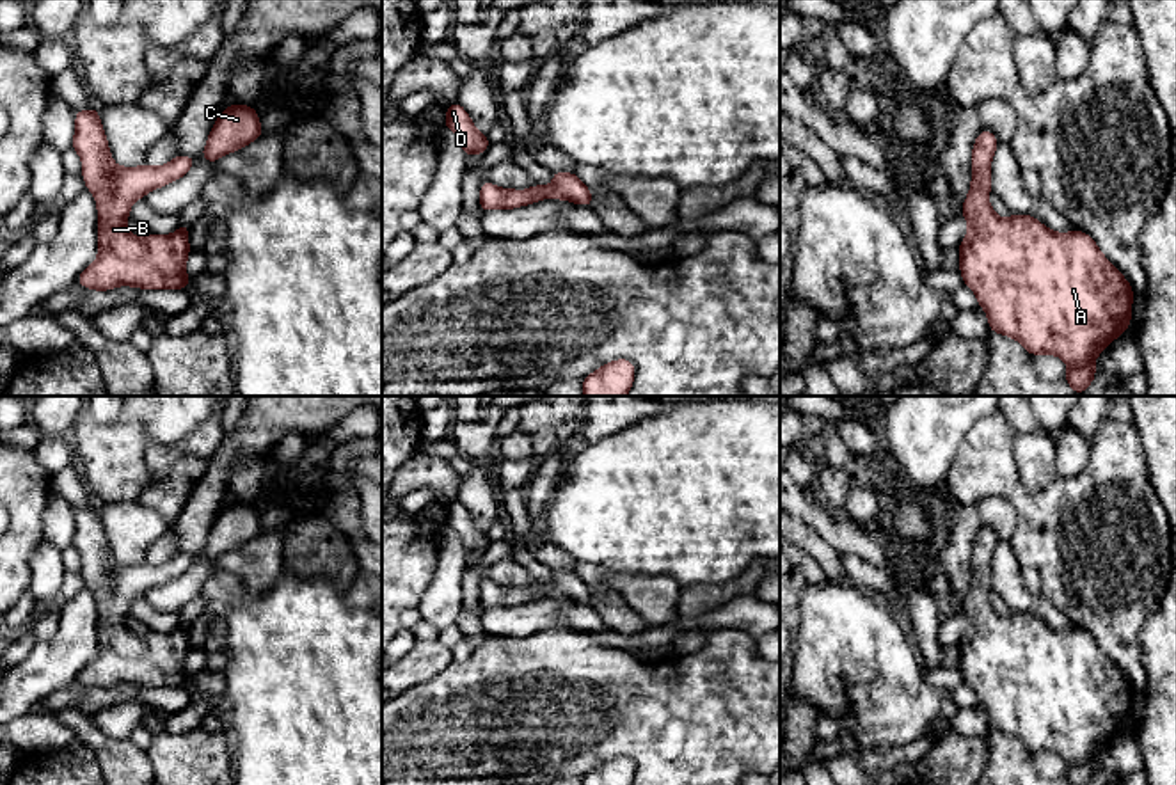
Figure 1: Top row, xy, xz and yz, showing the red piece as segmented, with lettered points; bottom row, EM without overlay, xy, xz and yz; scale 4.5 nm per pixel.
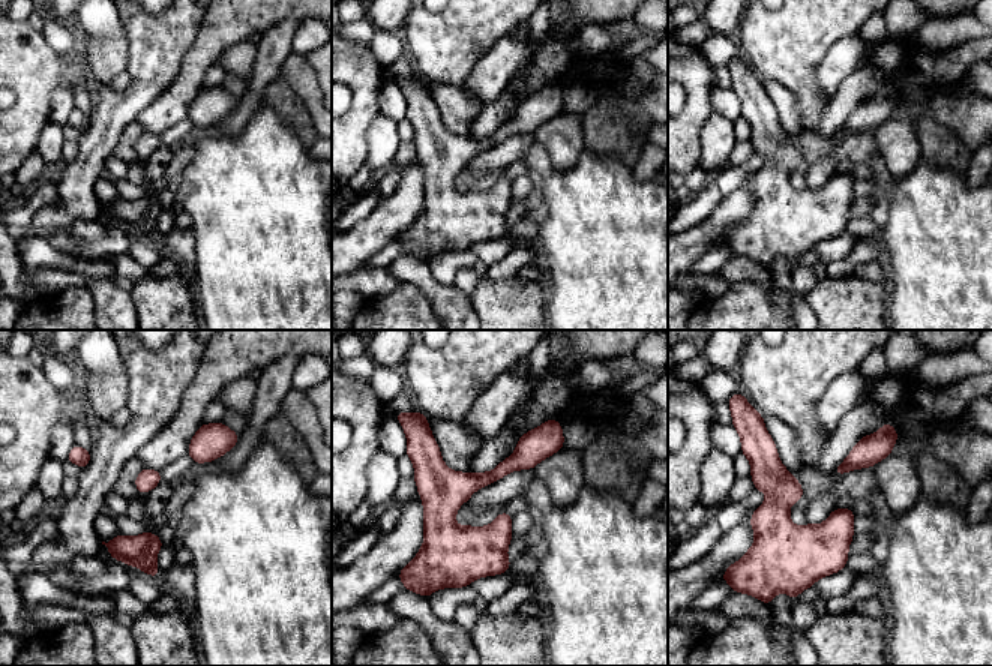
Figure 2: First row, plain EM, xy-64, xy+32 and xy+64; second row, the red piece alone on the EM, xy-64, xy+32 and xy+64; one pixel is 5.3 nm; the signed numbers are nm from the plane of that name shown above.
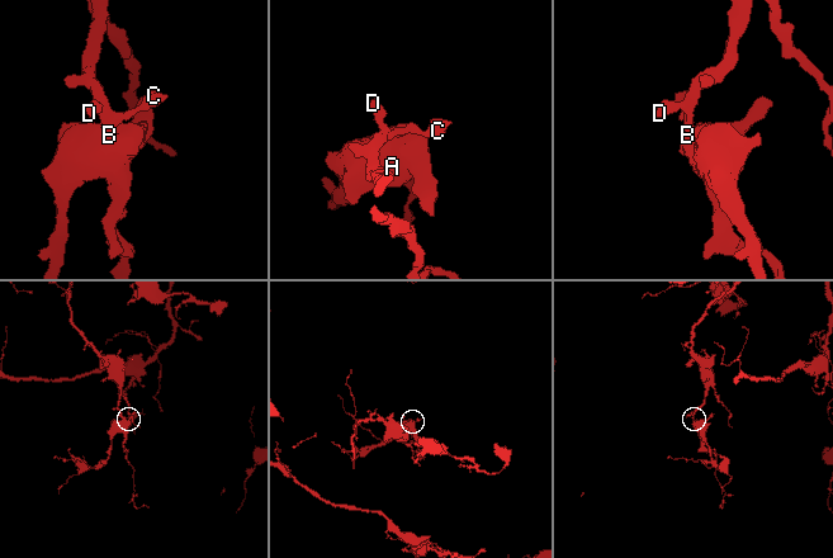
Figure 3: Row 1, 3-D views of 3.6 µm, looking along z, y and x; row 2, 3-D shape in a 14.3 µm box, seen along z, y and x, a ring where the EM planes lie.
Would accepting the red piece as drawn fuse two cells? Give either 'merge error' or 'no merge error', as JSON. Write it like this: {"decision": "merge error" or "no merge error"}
{"decision": "no merge error"}

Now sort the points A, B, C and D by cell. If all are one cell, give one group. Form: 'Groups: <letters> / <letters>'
Groups: A B C D

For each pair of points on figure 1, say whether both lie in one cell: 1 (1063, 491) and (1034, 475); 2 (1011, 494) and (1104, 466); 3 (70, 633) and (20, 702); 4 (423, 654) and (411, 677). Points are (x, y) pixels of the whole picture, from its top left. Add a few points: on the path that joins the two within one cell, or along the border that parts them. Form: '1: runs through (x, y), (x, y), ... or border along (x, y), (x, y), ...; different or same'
1: border along (1017, 459), (1024, 485), (1041, 489), (1052, 482); different
2: runs through (1034, 499), (1070, 499), (1080, 489); same
3: runs through (64, 650), (31, 684); same
4: runs through (423, 659), (411, 672); same

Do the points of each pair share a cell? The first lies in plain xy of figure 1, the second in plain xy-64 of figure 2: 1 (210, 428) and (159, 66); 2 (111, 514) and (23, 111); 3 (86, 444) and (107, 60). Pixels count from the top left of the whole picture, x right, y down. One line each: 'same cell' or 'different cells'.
1: same cell
2: different cells
3: same cell

